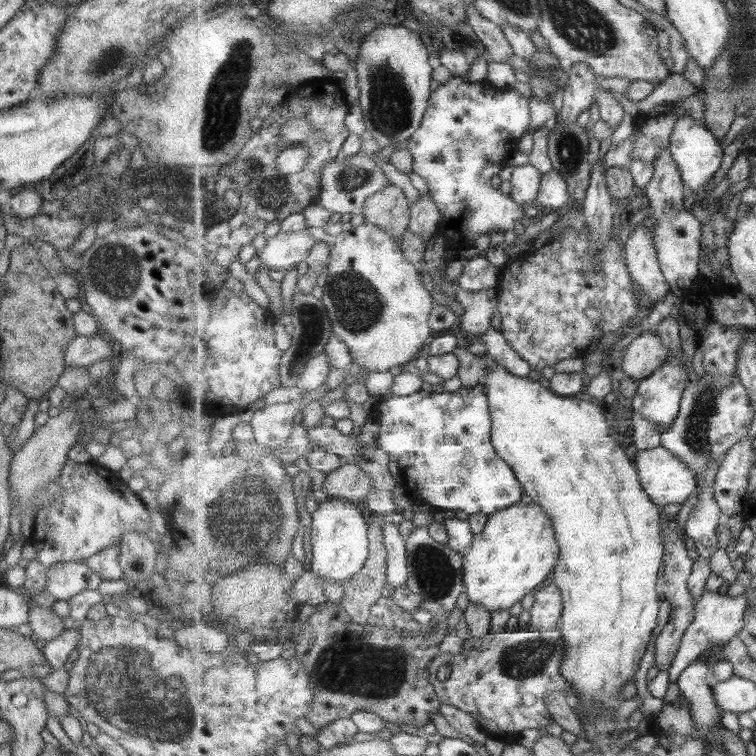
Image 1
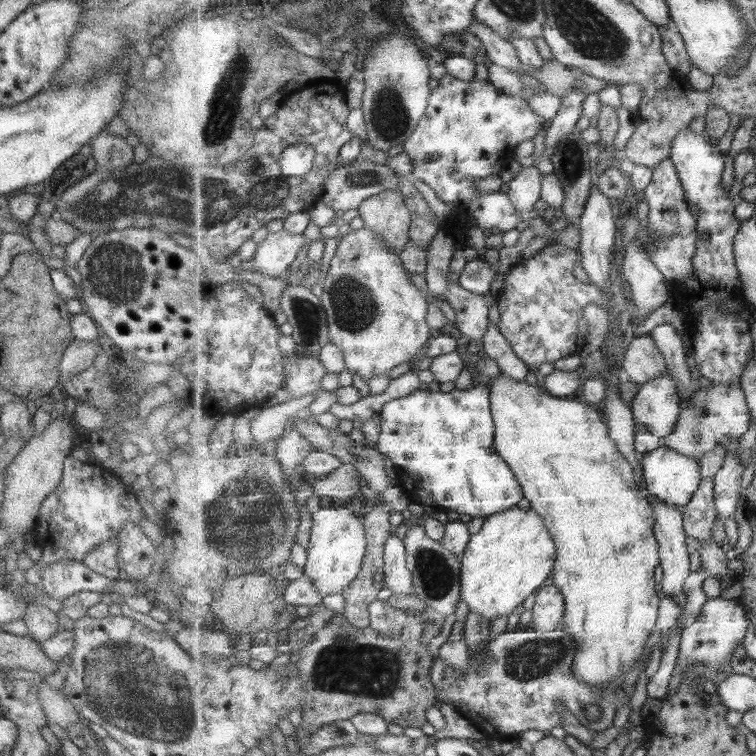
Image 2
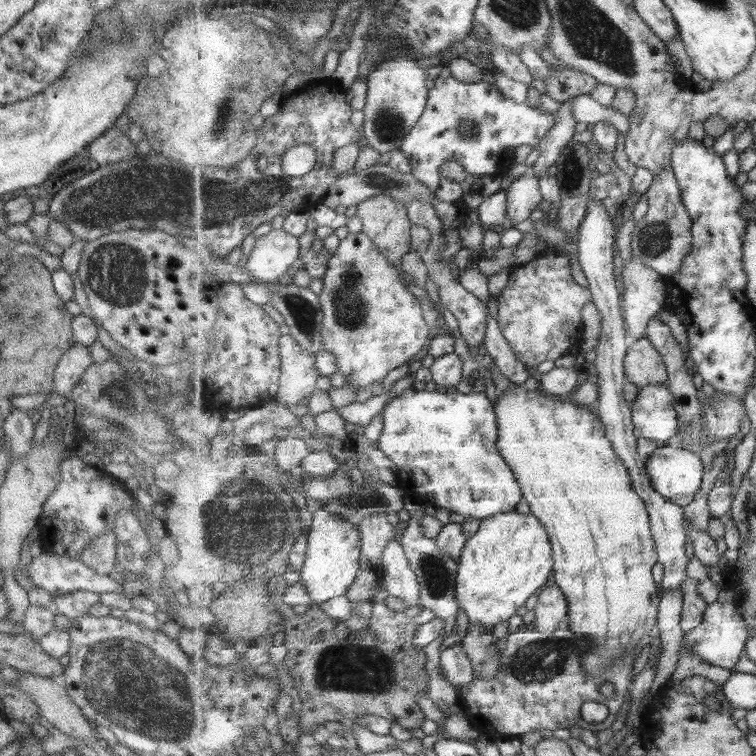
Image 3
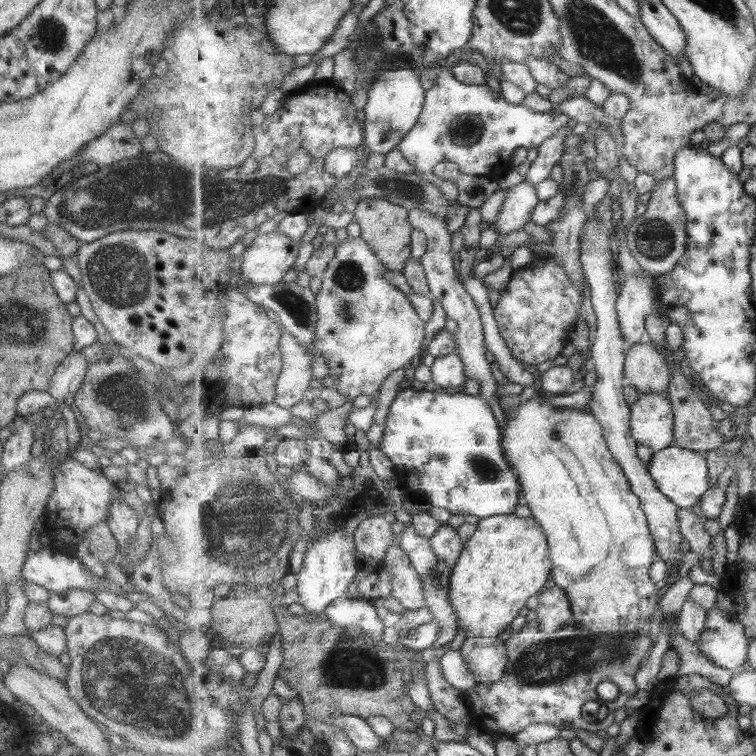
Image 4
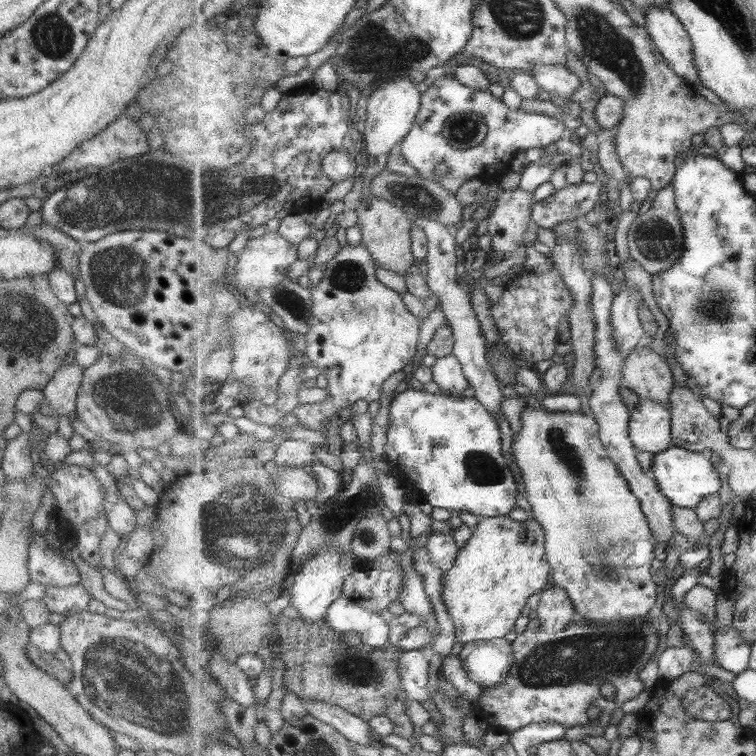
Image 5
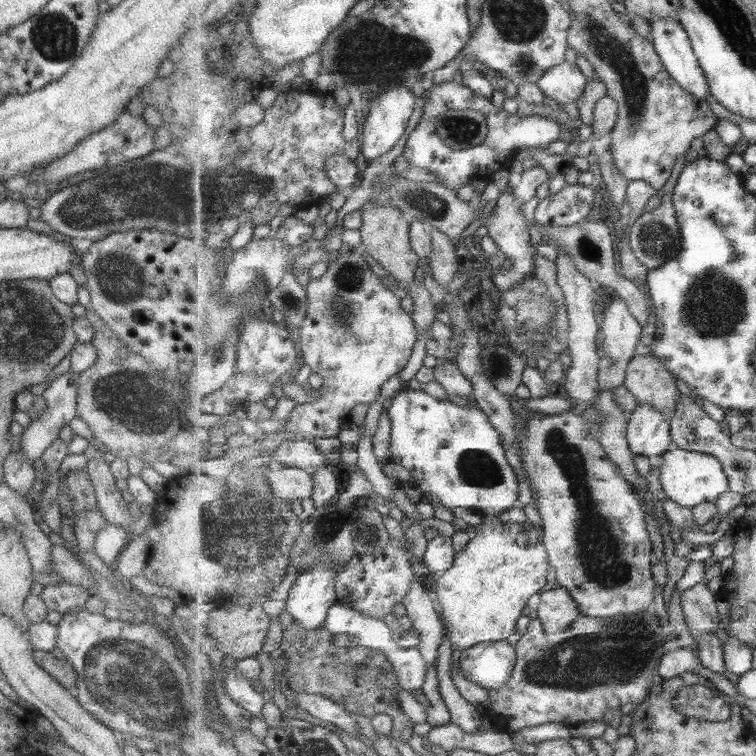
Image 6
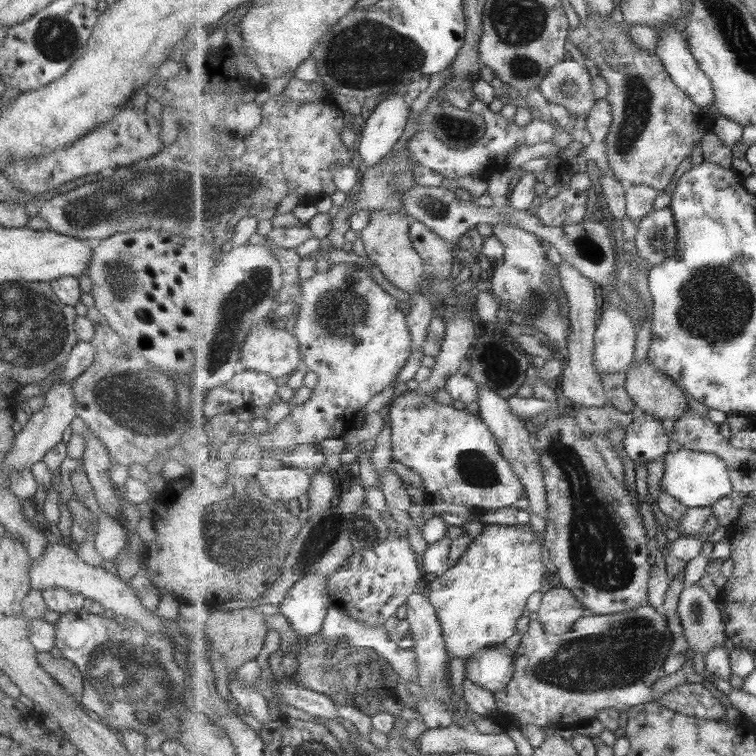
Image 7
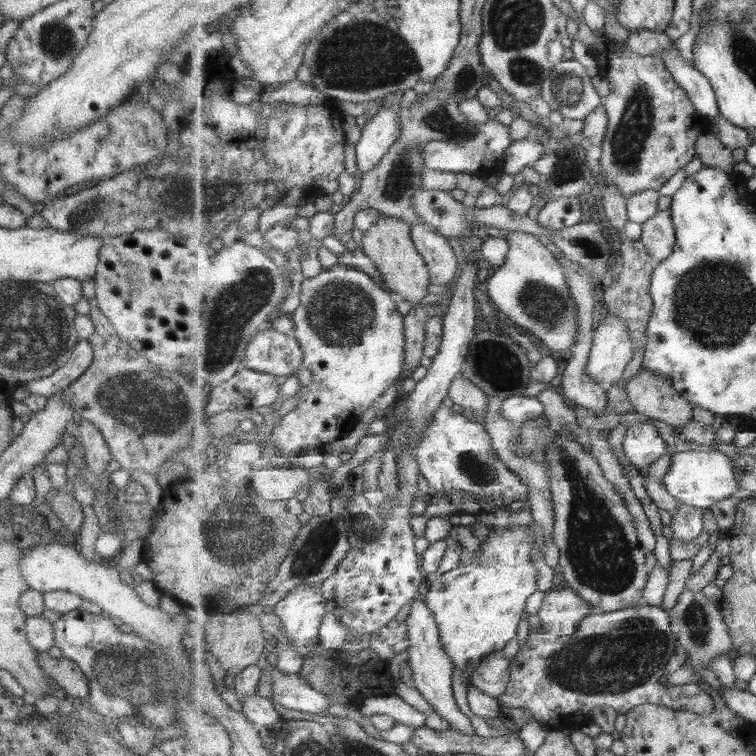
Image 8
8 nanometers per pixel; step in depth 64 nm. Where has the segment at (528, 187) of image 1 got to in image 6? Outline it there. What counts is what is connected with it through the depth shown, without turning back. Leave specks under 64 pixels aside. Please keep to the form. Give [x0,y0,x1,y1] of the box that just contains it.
[484,191,537,294]

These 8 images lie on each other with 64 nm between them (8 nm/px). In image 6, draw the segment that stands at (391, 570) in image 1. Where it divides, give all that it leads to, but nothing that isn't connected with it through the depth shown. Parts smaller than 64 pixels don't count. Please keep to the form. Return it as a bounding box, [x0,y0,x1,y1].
[402,577,445,669]

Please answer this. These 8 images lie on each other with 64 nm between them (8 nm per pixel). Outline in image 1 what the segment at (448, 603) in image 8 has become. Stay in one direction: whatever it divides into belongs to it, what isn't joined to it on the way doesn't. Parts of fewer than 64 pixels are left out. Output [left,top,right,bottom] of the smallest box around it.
[464,502,560,612]

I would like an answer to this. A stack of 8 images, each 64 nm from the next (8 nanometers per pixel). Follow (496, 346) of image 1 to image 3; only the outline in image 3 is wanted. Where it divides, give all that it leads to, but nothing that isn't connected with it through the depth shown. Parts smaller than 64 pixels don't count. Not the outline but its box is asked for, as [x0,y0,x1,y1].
[484,315,531,386]

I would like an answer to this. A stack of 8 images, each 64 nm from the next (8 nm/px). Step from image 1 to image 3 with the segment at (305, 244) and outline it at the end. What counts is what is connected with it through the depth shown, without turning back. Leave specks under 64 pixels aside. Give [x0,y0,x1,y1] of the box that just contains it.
[244,228,299,283]

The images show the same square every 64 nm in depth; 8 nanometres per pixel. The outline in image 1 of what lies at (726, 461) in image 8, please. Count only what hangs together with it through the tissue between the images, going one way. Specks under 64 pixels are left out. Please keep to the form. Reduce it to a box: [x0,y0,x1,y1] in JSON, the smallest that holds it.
[634,445,698,508]

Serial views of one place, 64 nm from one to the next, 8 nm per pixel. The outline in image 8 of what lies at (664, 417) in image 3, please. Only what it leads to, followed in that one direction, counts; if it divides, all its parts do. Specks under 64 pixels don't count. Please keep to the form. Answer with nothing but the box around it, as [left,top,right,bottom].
[623,420,667,471]

